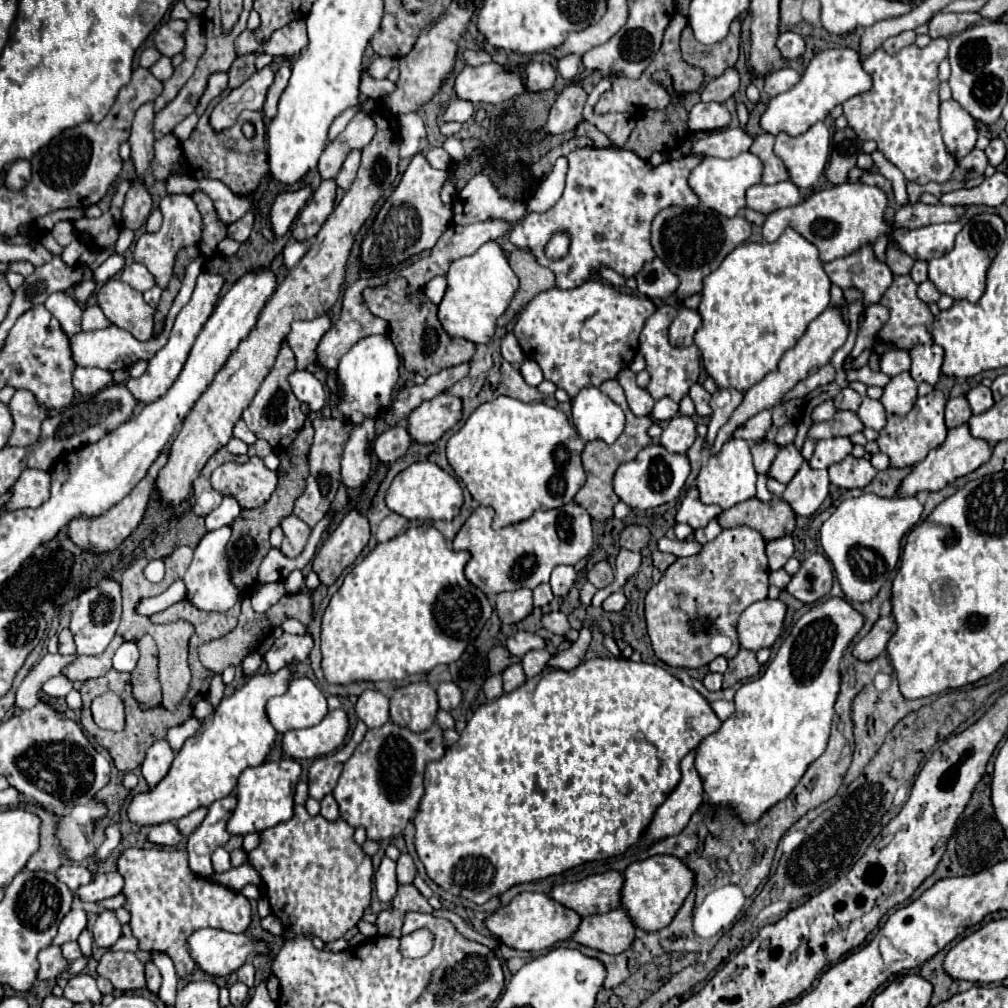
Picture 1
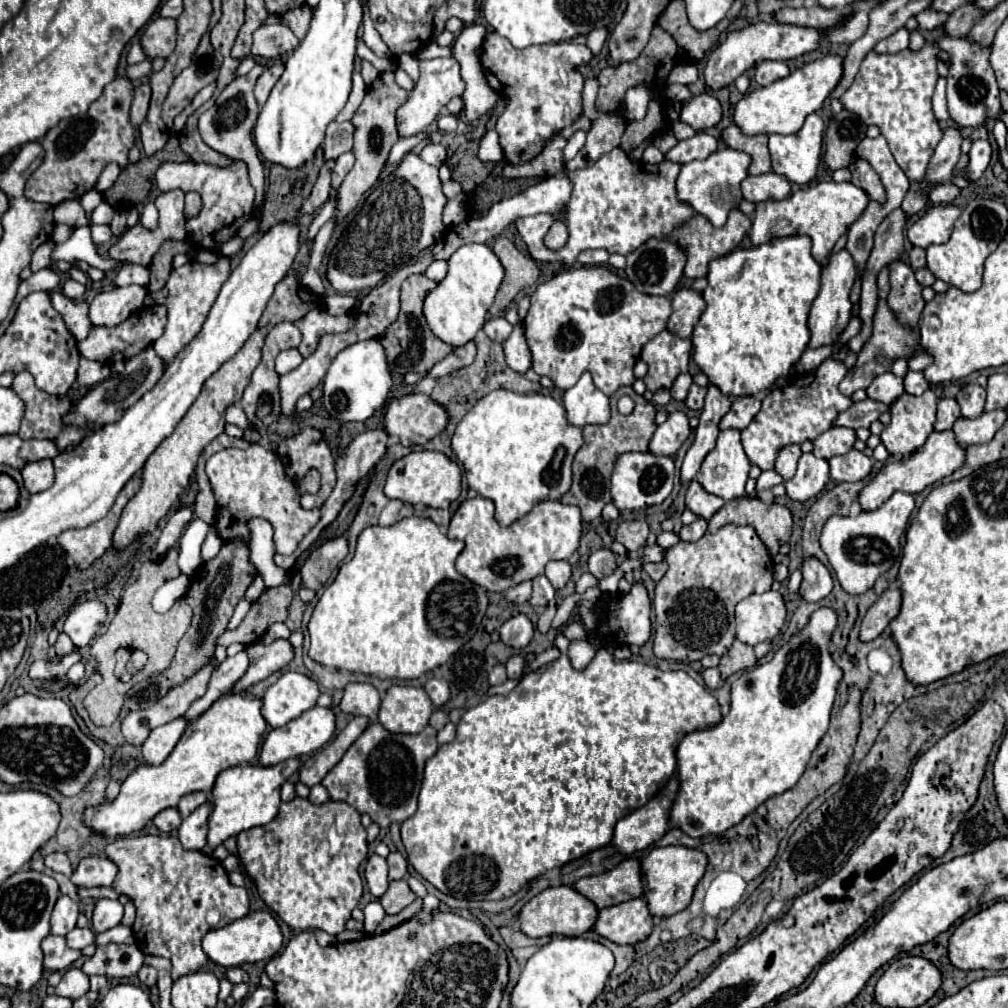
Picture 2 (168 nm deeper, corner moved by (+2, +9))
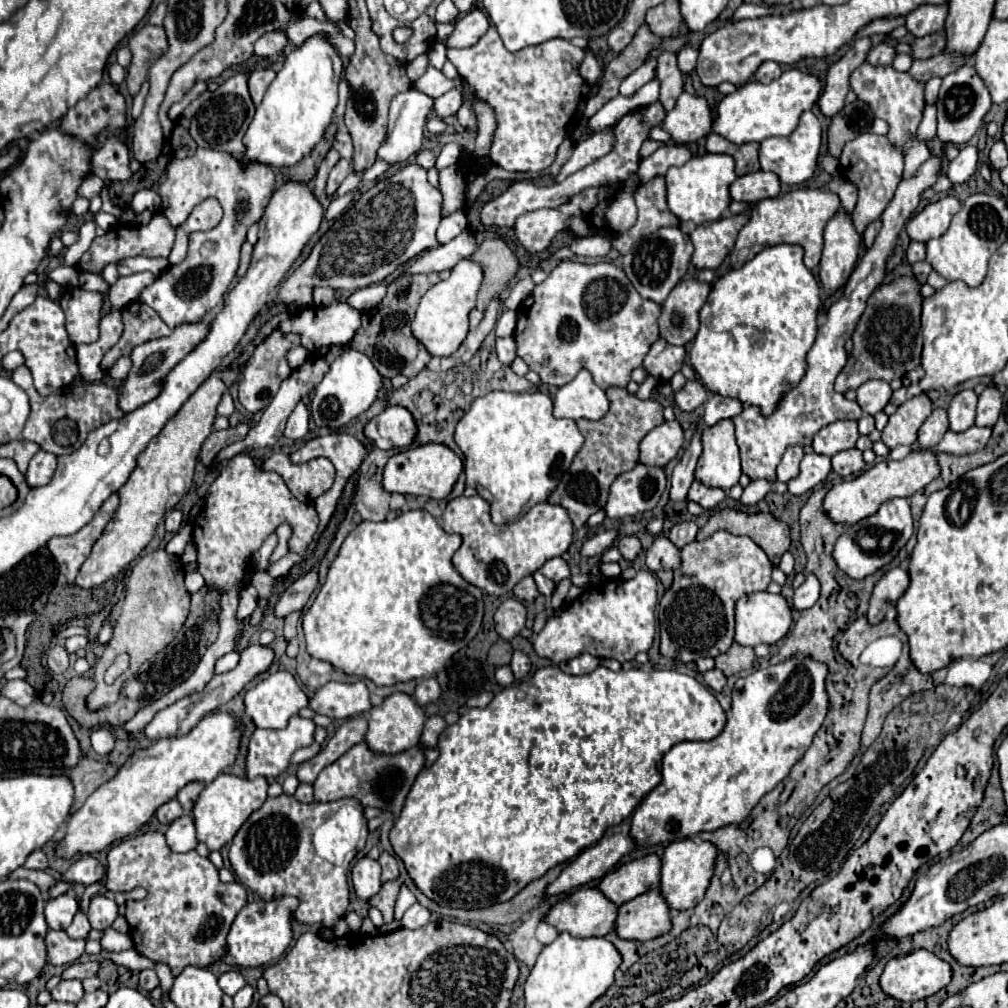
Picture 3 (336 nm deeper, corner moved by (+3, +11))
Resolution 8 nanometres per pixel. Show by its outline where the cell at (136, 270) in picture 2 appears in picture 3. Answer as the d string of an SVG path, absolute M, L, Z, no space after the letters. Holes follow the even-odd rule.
M145 271L145 273L135 273L129 277L119 277L119 281L109 289L109 303L111 309L123 309L131 301L139 299L141 289L151 285L155 281L155 275Z

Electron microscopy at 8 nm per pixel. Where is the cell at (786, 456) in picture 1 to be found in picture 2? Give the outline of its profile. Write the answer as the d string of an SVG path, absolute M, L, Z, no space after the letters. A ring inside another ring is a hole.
M786 445L786 447L782 447L780 453L778 453L778 457L776 457L774 469L776 469L784 479L792 479L800 455L802 455L800 445Z

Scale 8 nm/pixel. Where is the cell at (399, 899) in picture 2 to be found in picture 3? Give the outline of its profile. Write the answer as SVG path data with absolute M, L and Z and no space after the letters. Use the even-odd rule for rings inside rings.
M397 879L395 881L387 881L387 883L383 883L381 891L375 897L369 899L369 905L381 911L385 923L393 921L393 905L395 905L395 899L399 895L399 887L401 887L401 883Z

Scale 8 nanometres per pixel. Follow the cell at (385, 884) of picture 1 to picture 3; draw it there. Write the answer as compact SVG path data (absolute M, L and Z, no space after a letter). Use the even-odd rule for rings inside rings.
M363 857L351 869L351 883L359 899L371 899L381 889L381 867L377 861Z

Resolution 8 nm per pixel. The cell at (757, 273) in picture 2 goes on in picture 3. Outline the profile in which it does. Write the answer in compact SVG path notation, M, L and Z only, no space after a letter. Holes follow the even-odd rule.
M775 245L763 249L741 269L735 269L713 283L713 291L699 313L699 333L689 351L699 381L709 391L739 399L743 405L753 405L763 417L769 417L783 395L797 387L807 371L805 357L817 335L819 307L821 291L811 271L803 265L803 249L799 245Z

